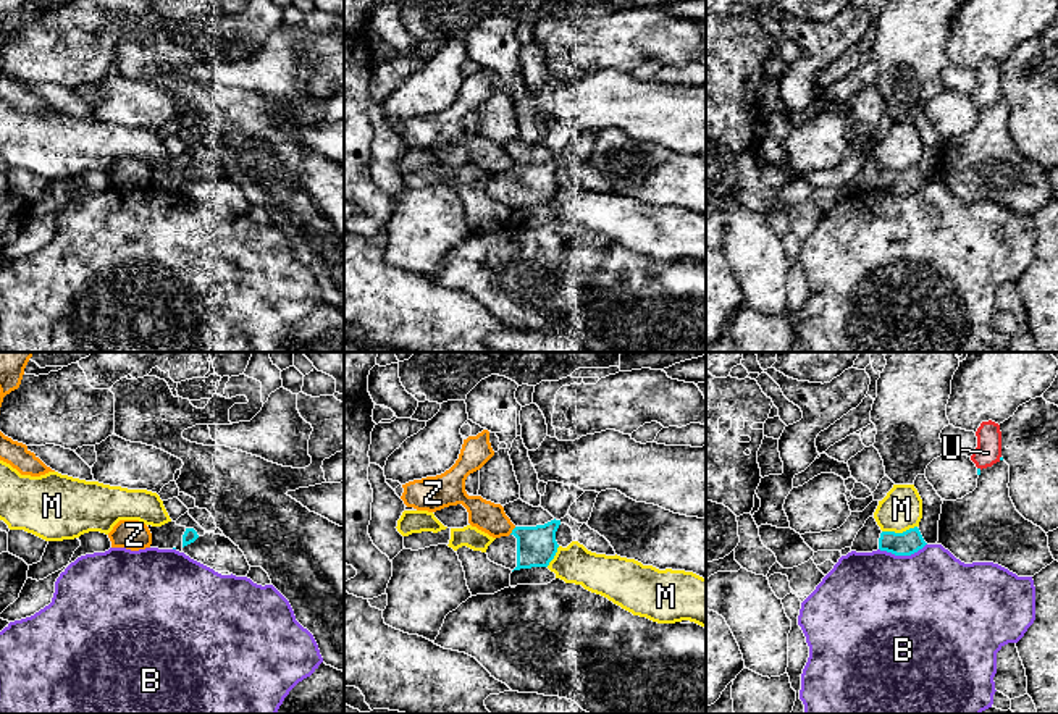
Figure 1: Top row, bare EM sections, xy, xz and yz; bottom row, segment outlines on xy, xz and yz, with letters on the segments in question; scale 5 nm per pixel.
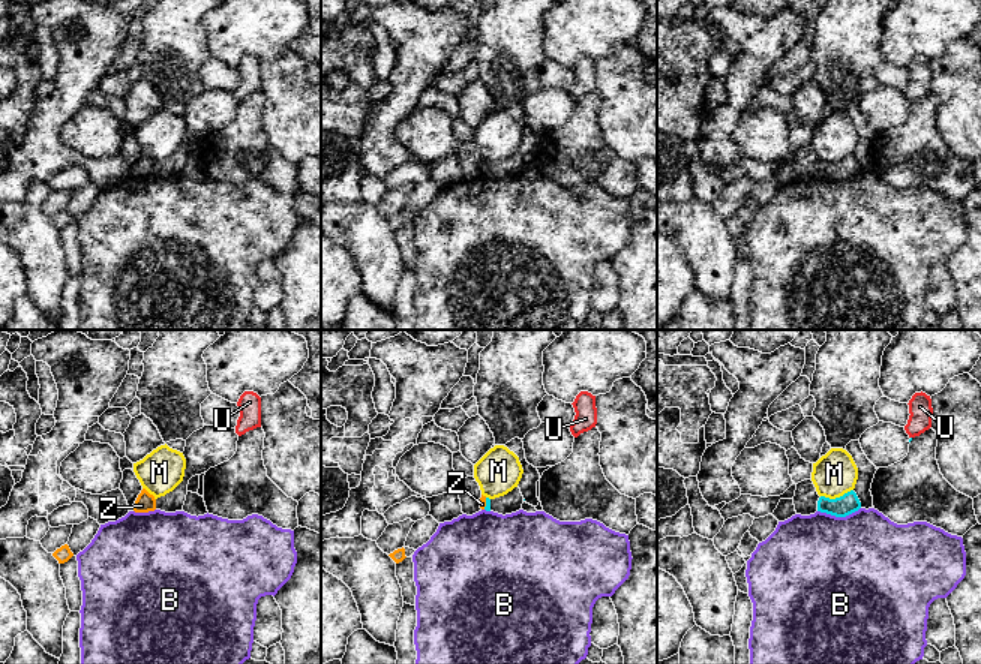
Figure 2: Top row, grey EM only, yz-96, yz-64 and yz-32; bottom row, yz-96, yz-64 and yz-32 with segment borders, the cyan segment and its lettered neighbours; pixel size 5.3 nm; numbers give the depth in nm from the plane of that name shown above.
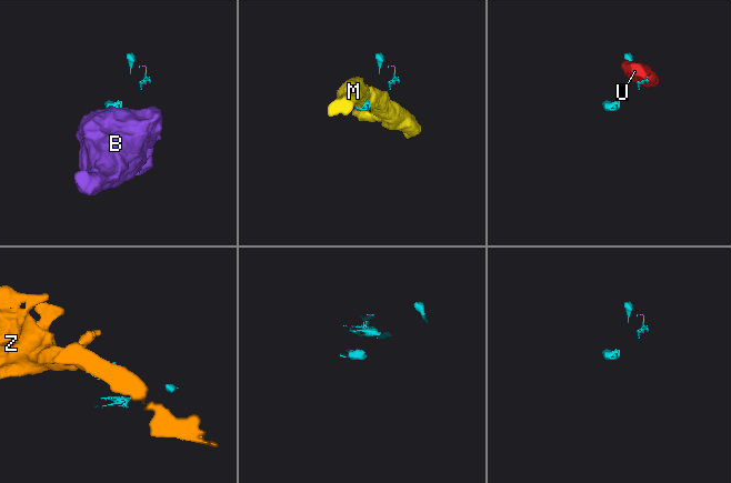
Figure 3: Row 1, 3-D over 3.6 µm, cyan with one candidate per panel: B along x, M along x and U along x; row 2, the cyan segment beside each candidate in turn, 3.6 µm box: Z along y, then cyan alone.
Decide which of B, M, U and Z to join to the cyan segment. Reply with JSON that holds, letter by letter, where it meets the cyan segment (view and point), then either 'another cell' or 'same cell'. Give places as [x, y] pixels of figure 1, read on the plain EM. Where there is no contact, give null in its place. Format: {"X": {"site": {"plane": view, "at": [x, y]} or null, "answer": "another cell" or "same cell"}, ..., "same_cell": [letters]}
{"B": {"site": {"plane": "yz", "at": [902, 193]}, "answer": "another cell"}, "M": {"site": {"plane": "yz", "at": [898, 172]}, "answer": "another cell"}, "U": {"site": null, "answer": "another cell"}, "Z": {"site": {"plane": "xz", "at": [512, 168]}, "answer": "another cell"}, "same_cell": []}

